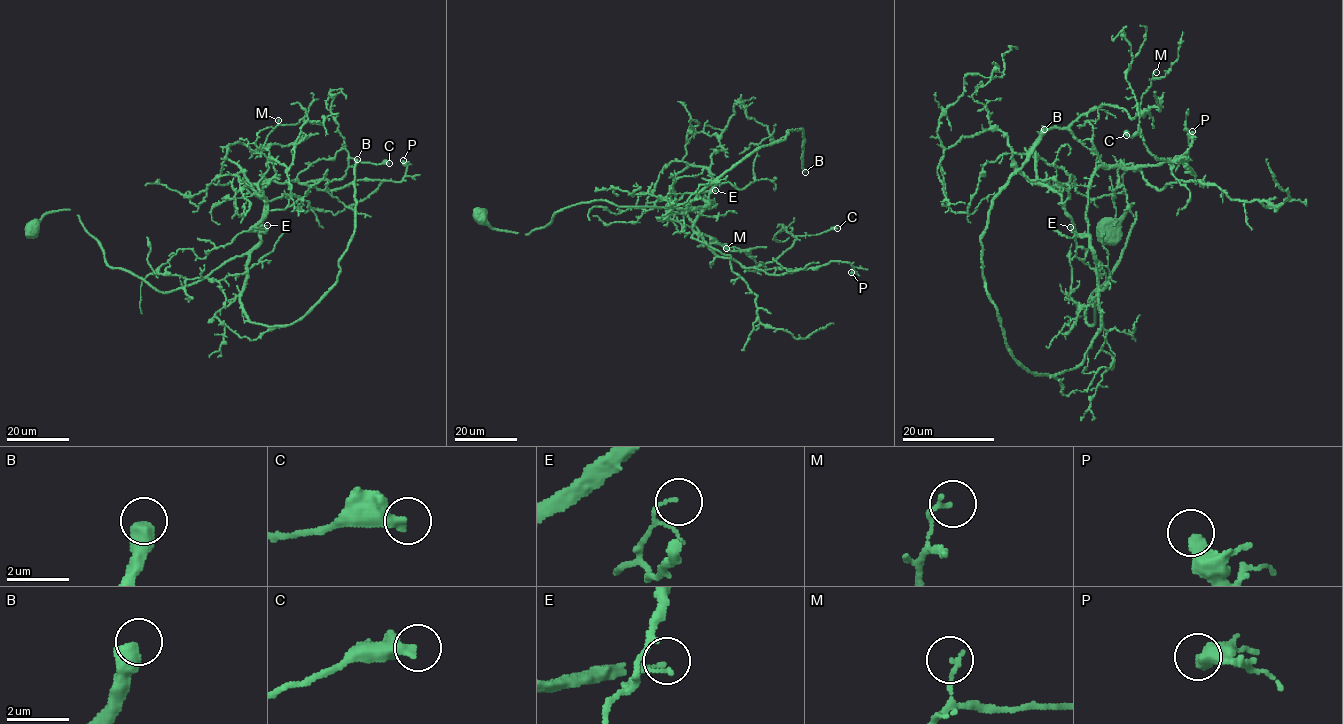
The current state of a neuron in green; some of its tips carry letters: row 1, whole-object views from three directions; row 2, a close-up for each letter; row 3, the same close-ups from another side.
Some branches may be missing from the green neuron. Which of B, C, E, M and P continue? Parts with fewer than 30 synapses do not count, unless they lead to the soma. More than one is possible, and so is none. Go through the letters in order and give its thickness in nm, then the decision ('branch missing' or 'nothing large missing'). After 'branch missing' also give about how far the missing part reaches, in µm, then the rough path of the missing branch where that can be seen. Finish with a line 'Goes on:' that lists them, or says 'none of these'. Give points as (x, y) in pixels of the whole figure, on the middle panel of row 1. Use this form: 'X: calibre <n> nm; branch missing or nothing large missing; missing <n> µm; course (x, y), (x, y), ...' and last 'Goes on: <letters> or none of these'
B: calibre 550 nm; branch missing; missing 60 µm; course (805, 172), (790, 176), (781, 172), (766, 175), (772, 194), (738, 229), (720, 237), (724, 240)
C: calibre 400 nm; nothing large missing
E: calibre 110 nm; nothing large missing
M: calibre 150 nm; nothing large missing
P: calibre 440 nm; nothing large missing
Goes on: B

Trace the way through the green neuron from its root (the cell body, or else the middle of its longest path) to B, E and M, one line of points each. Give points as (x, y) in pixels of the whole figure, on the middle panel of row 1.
B: (479, 216), (527, 234), (599, 200), (693, 211), (701, 191), (788, 130), (802, 129), (805, 172)
E: (479, 216), (496, 230), (527, 234), (581, 203), (691, 208), (706, 206), (715, 190)
M: (479, 216), (527, 234), (599, 200), (705, 207), (715, 183), (700, 166), (675, 176), (675, 203), (726, 248)

